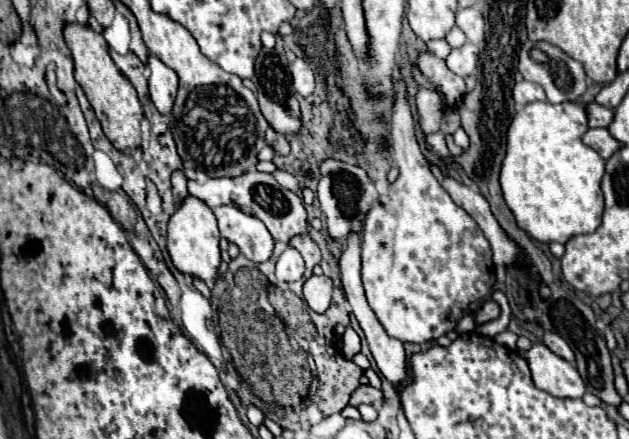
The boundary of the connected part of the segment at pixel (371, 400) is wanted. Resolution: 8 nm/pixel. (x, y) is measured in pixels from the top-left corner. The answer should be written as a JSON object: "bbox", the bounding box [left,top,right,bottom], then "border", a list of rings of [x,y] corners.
{"bbox":[350,385,382,407],"border":[[[360,385],[354,393],[352,393],[352,397],[350,397],[350,405],[354,405],[354,407],[358,407],[358,405],[362,405],[362,403],[368,403],[368,405],[374,405],[374,403],[382,403],[382,391],[380,389],[374,389],[374,387],[370,387],[370,385]]]}

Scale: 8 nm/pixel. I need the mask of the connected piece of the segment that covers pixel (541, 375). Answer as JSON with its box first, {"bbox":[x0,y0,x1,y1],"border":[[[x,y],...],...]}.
{"bbox":[520,343,586,399],"border":[[[544,343],[532,345],[530,351],[520,351],[528,359],[534,385],[558,399],[580,399],[586,393],[584,381],[576,367],[554,355]]]}

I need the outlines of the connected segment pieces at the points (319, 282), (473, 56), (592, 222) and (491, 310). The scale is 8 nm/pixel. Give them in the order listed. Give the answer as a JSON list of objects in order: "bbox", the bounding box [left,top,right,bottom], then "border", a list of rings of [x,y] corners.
[{"bbox":[304,275,332,313],"border":[[[312,275],[304,283],[304,299],[312,311],[324,313],[330,305],[330,297],[332,297],[332,279],[330,277]]]},{"bbox":[446,43,478,77],"border":[[[464,43],[458,49],[452,49],[446,57],[446,65],[452,73],[460,77],[468,77],[478,65],[478,47],[472,43]]]},{"bbox":[500,101,604,243],"border":[[[514,101],[516,107],[516,115],[508,127],[508,147],[506,147],[506,157],[502,161],[502,171],[500,171],[500,185],[502,185],[502,193],[504,193],[504,201],[508,205],[508,209],[512,211],[516,223],[520,225],[520,229],[524,229],[532,239],[540,241],[540,243],[566,243],[568,239],[576,237],[576,235],[582,235],[582,233],[594,233],[598,227],[600,227],[602,219],[602,209],[604,209],[604,197],[602,197],[601,179],[604,175],[604,159],[590,147],[586,147],[582,143],[582,135],[586,133],[588,129],[588,119],[586,119],[586,105],[584,103],[558,103],[558,105],[552,105],[552,103],[546,103],[546,101],[534,101],[534,103],[528,103],[526,107],[518,107],[516,101]]]},{"bbox":[474,301,500,325],"border":[[[486,301],[486,303],[474,313],[474,321],[476,321],[476,325],[484,325],[484,323],[496,319],[498,315],[500,315],[500,307],[498,307],[494,301]]]}]

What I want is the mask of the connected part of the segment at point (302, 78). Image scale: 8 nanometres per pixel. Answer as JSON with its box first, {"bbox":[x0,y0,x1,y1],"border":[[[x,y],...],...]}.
{"bbox":[290,59,314,97],"border":[[[296,59],[292,65],[290,65],[290,73],[292,73],[292,83],[294,83],[294,89],[308,97],[312,95],[314,91],[314,73],[312,69],[308,67],[308,63],[304,59]]]}

